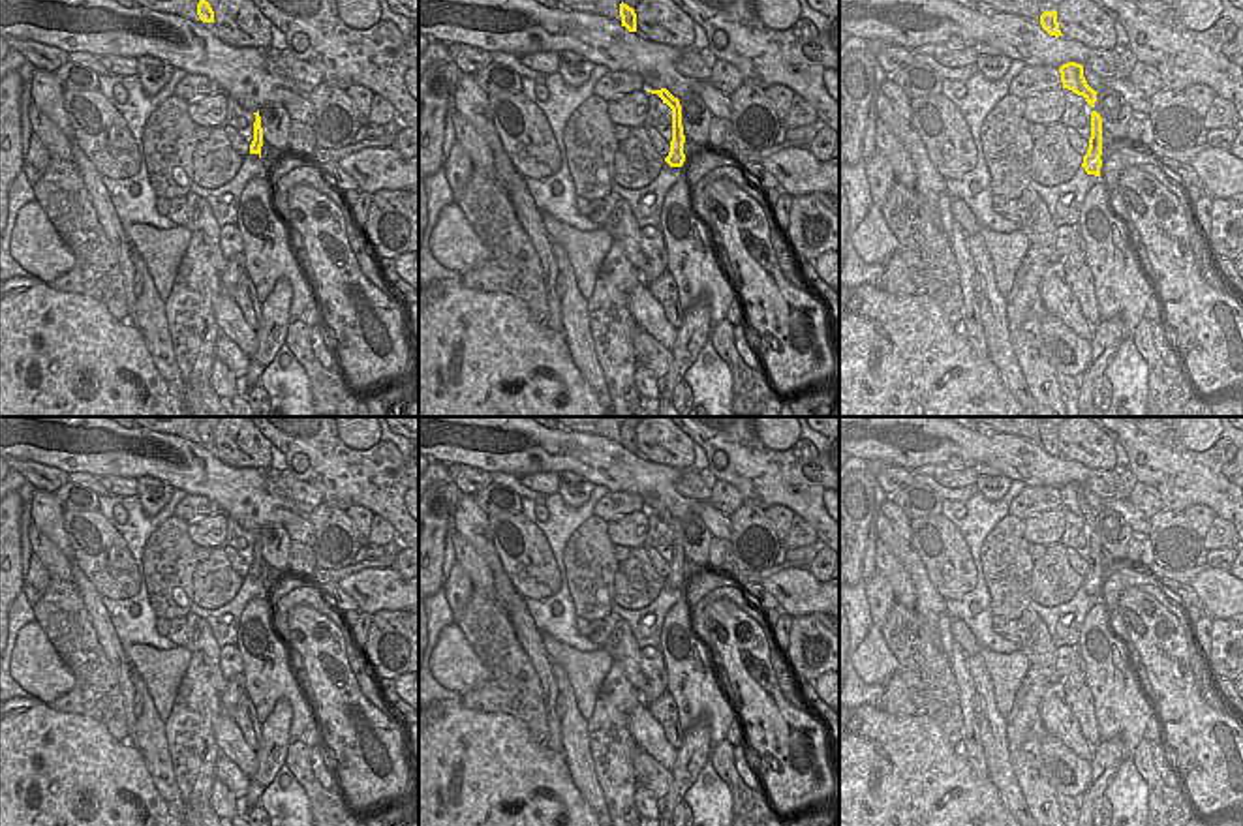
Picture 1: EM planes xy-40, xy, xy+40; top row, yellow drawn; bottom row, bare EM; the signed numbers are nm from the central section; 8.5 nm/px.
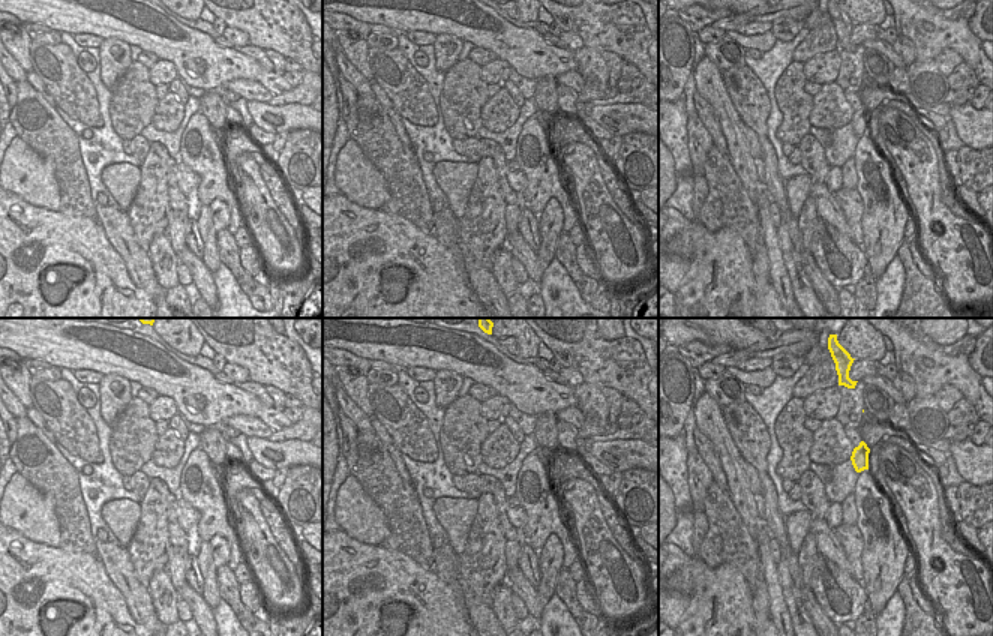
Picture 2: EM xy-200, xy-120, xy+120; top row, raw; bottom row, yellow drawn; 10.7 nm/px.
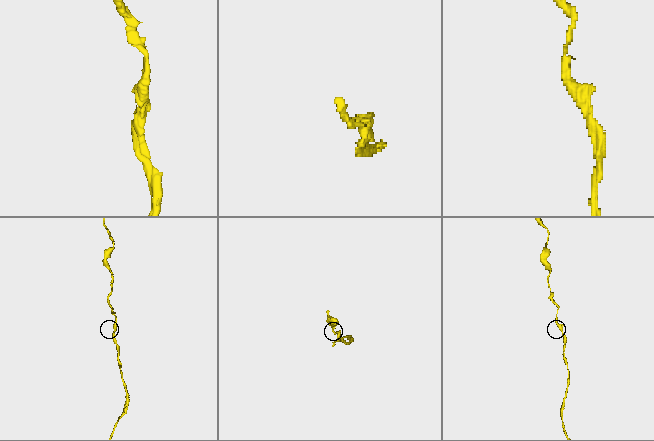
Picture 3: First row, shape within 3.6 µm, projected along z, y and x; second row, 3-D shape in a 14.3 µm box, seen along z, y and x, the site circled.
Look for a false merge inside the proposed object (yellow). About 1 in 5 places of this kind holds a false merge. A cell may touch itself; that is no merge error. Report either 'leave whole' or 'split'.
leave whole

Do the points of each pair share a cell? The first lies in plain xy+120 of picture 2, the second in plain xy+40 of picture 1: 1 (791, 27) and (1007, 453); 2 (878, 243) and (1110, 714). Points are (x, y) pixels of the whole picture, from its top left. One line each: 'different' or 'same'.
1: different
2: same

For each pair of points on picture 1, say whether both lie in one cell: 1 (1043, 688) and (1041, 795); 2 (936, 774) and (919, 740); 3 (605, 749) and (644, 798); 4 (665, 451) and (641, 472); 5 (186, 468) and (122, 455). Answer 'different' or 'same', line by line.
1: same
2: same
3: different
4: different
5: same

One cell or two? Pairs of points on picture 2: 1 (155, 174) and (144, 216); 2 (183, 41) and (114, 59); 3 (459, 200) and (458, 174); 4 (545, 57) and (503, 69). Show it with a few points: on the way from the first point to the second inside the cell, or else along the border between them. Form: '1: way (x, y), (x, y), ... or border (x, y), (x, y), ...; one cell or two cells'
1: way (153, 185), (150, 206); one cell
2: border (104, 38), (119, 38), (129, 45); two cells
3: way (458, 194), (458, 180); one cell
4: border (498, 57), (512, 66); two cells

